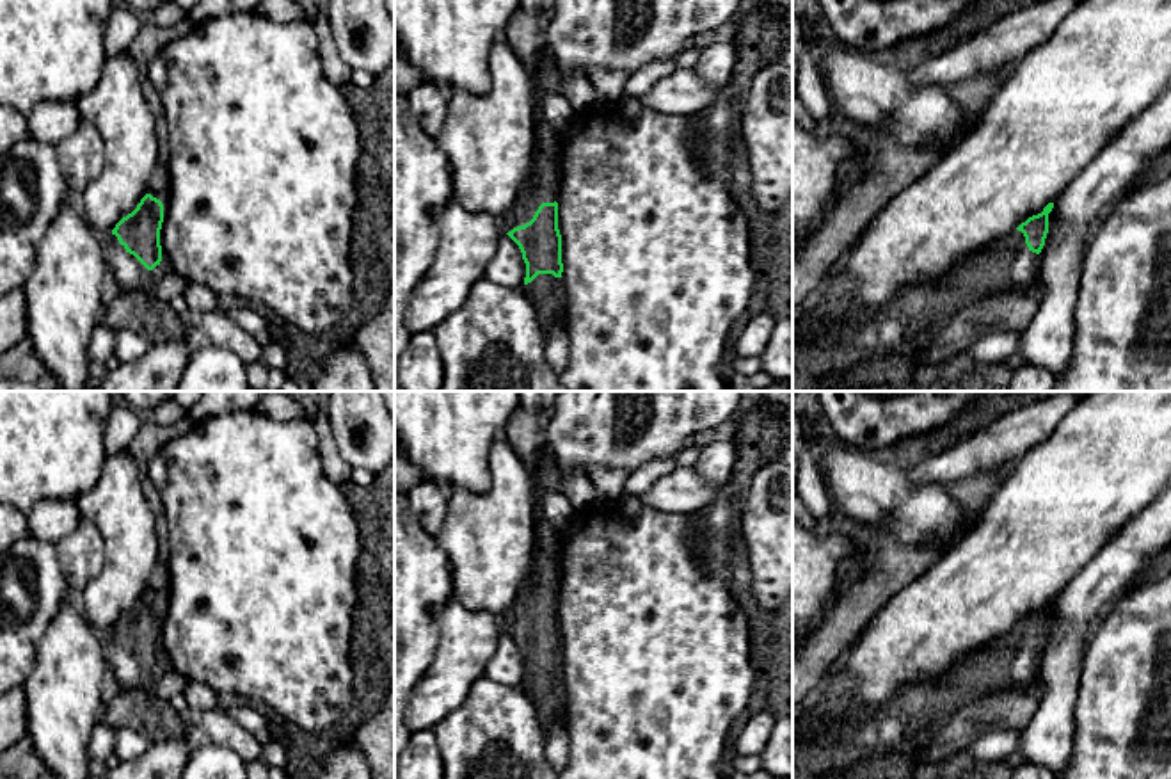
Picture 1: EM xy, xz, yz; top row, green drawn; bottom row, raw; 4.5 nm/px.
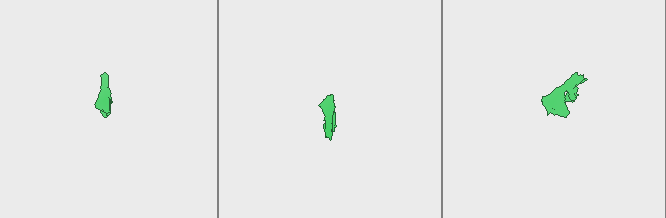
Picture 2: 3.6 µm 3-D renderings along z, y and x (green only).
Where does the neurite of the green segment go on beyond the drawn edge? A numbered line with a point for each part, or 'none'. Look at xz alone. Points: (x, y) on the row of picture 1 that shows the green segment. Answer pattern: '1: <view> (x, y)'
1: xz (542, 184)
2: xz (546, 292)

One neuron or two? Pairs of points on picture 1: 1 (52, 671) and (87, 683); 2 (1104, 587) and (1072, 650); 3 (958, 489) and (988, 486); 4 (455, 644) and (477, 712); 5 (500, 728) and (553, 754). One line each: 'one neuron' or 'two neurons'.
1: one neuron
2: one neuron
3: one neuron
4: two neurons
5: two neurons

